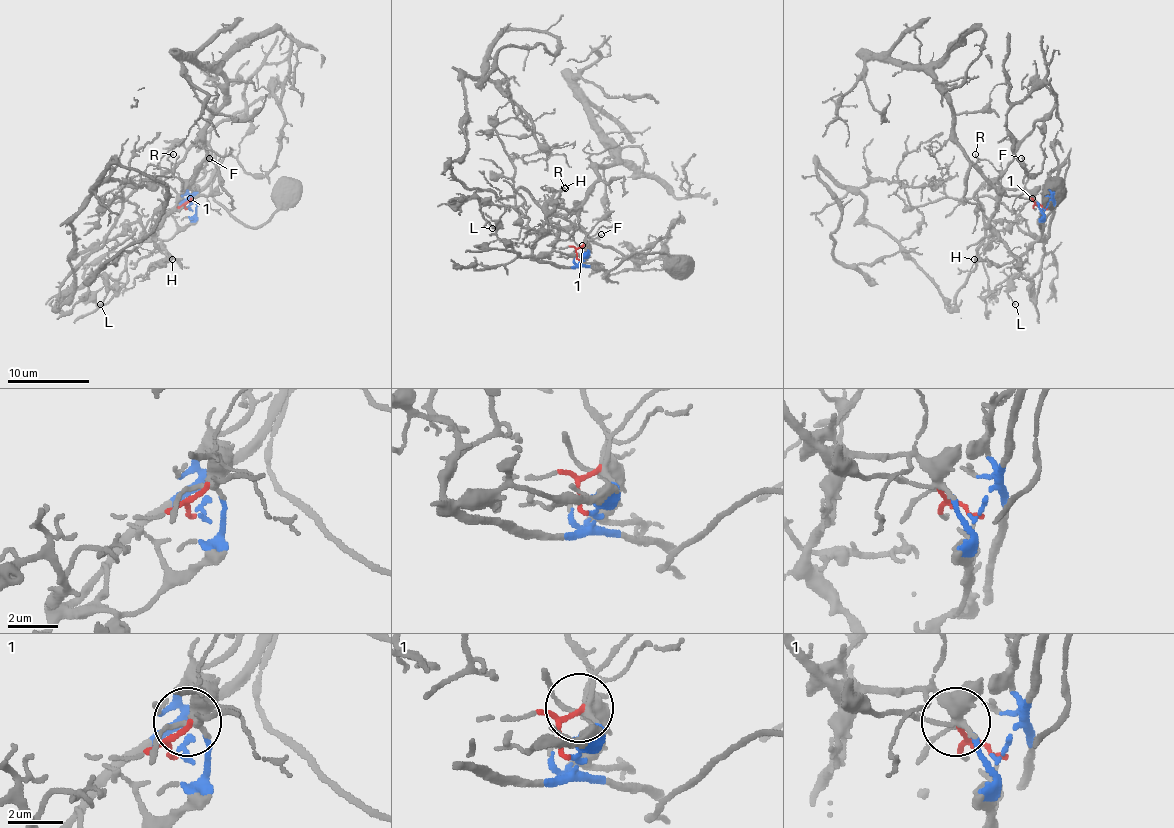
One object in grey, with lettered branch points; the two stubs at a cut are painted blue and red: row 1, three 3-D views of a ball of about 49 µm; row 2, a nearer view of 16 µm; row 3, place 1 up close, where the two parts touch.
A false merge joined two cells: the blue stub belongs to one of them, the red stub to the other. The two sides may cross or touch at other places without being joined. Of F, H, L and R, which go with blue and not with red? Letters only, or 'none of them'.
H, L, R

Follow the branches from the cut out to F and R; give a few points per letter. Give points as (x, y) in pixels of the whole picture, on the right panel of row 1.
F: (1045, 209), (1031, 198), (1025, 186), (1027, 170), (1021, 157)
R: (1045, 206), (1054, 202), (1049, 233), (1031, 237), (994, 198), (976, 196), (988, 180), (1000, 176), (976, 153)

